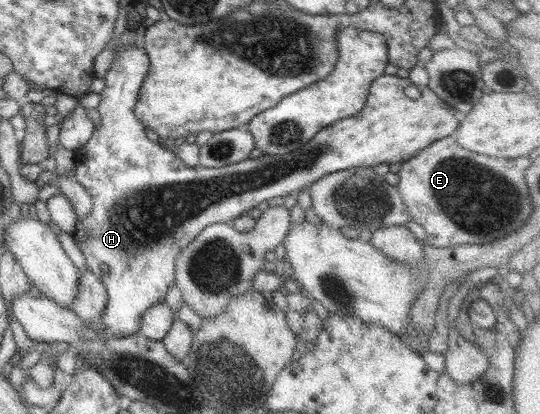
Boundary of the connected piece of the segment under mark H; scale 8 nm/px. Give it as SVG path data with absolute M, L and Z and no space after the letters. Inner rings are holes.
M139 40L131 46L115 50L110 68L102 77L104 87L97 107L99 124L79 149L73 171L74 180L90 195L92 208L87 215L76 221L71 236L83 254L86 269L95 274L105 288L106 302L100 317L103 329L98 331L106 340L124 338L138 331L143 312L154 303L164 301L168 287L174 285L175 256L204 227L215 223L230 223L236 217L249 213L261 201L286 195L295 196L329 173L353 168L373 168L382 163L402 164L430 143L451 135L458 124L453 110L426 86L419 87L417 99L410 99L403 94L403 88L409 85L407 79L382 74L370 83L366 102L359 113L334 121L319 130L307 143L287 154L247 158L219 168L199 165L185 167L171 150L147 139L143 124L135 119L133 106L147 70L148 57ZM101 265L107 267L107 273L100 270Z

